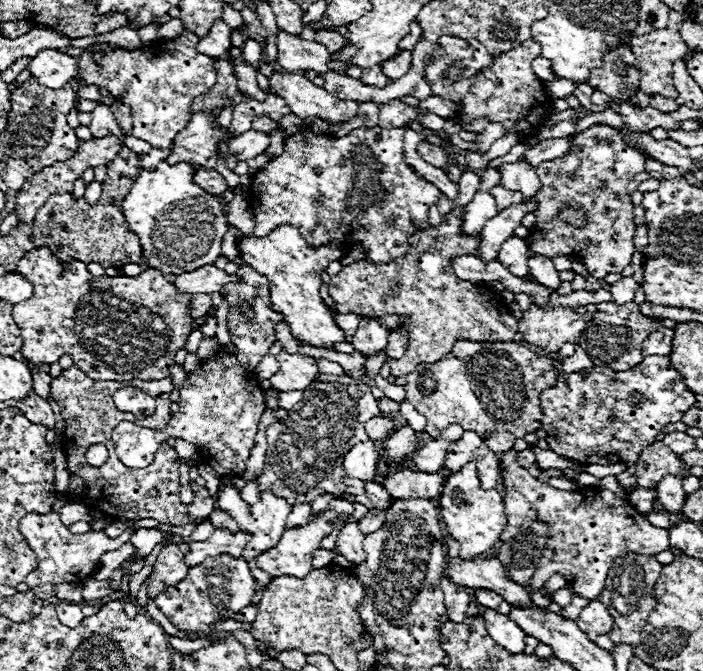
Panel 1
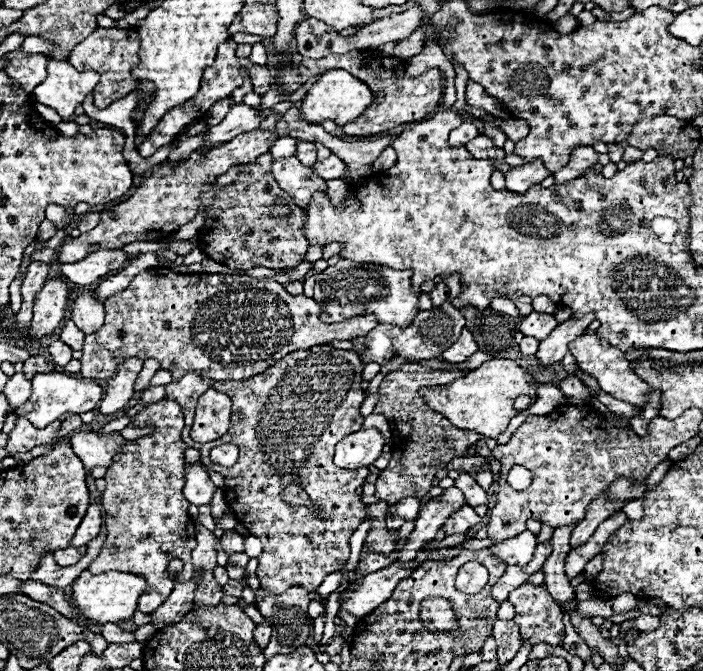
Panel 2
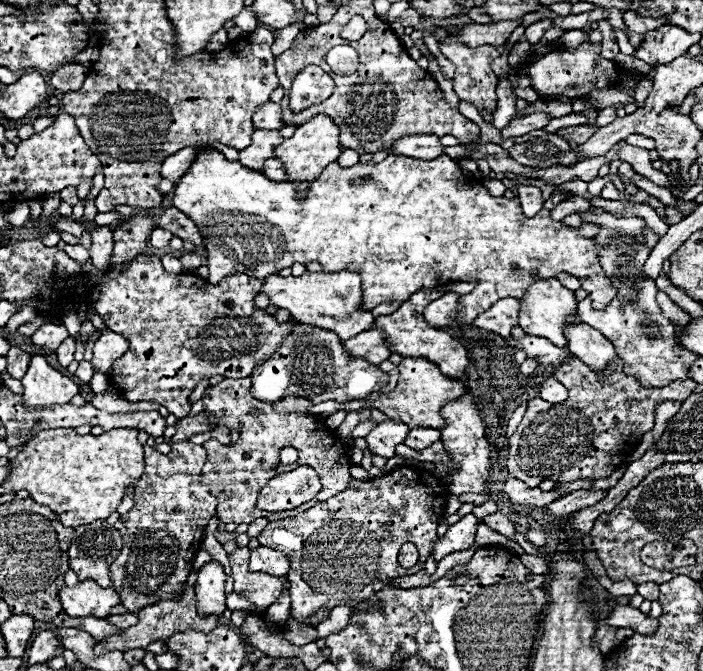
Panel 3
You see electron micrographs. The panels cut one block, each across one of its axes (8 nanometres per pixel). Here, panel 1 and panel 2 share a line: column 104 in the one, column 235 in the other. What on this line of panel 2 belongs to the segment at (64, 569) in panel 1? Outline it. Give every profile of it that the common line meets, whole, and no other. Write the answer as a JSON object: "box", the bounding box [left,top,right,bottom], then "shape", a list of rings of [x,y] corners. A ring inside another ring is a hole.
{"box":[222,534,244,556],"shape":[[[226,534],[226,536],[222,536],[222,546],[228,556],[232,556],[236,552],[244,552],[244,538],[240,534]]]}

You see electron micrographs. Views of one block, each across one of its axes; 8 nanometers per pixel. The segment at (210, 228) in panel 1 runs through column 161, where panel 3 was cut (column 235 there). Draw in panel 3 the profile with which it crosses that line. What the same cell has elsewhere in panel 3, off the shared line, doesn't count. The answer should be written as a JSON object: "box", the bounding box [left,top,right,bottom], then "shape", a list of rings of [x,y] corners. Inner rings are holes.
{"box":[174,150,616,324],"shape":[[[206,150],[202,154],[198,154],[196,162],[192,164],[192,168],[180,178],[180,182],[176,184],[174,190],[174,208],[180,208],[180,212],[188,214],[194,222],[200,222],[198,228],[204,234],[204,248],[206,248],[206,258],[208,258],[208,282],[210,284],[218,284],[224,276],[228,276],[230,272],[248,272],[252,276],[264,278],[270,274],[278,274],[282,268],[292,268],[296,262],[300,264],[308,264],[308,262],[320,262],[324,266],[324,272],[336,272],[336,270],[358,270],[358,274],[362,276],[364,288],[362,288],[362,304],[364,308],[372,310],[374,306],[382,304],[382,302],[404,302],[408,300],[408,296],[412,296],[412,292],[420,290],[420,288],[434,288],[434,286],[444,286],[448,282],[462,282],[462,280],[476,280],[478,286],[466,294],[464,298],[458,300],[458,312],[456,312],[456,322],[462,324],[472,324],[472,320],[476,320],[476,316],[480,312],[484,312],[486,308],[490,308],[496,300],[502,298],[518,298],[522,300],[526,294],[526,288],[530,288],[534,282],[538,280],[548,280],[548,278],[556,278],[556,274],[560,272],[568,272],[572,276],[576,276],[582,282],[582,288],[588,292],[592,306],[594,308],[606,308],[608,302],[612,302],[612,298],[616,296],[616,286],[612,280],[608,280],[608,276],[602,272],[600,268],[600,252],[598,252],[598,244],[594,238],[584,238],[580,236],[578,228],[570,228],[566,226],[562,220],[552,220],[550,218],[550,210],[542,210],[538,212],[534,218],[526,218],[522,214],[520,202],[516,198],[508,200],[504,196],[490,196],[488,190],[480,184],[476,184],[474,180],[468,180],[460,166],[458,160],[452,160],[446,154],[440,154],[436,160],[418,160],[418,158],[406,158],[406,156],[388,156],[378,164],[356,164],[352,168],[340,168],[336,162],[328,164],[326,170],[310,182],[306,194],[302,200],[296,198],[298,194],[298,184],[296,182],[274,182],[268,180],[264,174],[254,172],[250,168],[244,168],[240,162],[230,162],[224,158],[224,154],[220,154],[218,150]]]}

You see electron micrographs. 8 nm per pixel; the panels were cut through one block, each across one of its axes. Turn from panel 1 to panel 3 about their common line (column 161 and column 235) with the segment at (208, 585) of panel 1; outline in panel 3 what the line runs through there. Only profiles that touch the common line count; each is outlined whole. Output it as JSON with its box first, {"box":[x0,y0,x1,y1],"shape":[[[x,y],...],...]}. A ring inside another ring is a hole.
{"box":[226,592,254,614],"shape":[[[234,592],[228,594],[226,598],[228,598],[228,608],[230,608],[232,612],[234,612],[234,610],[244,610],[244,612],[250,612],[250,614],[254,612],[254,606],[252,606],[246,598],[242,598],[242,596],[234,594]]]}

